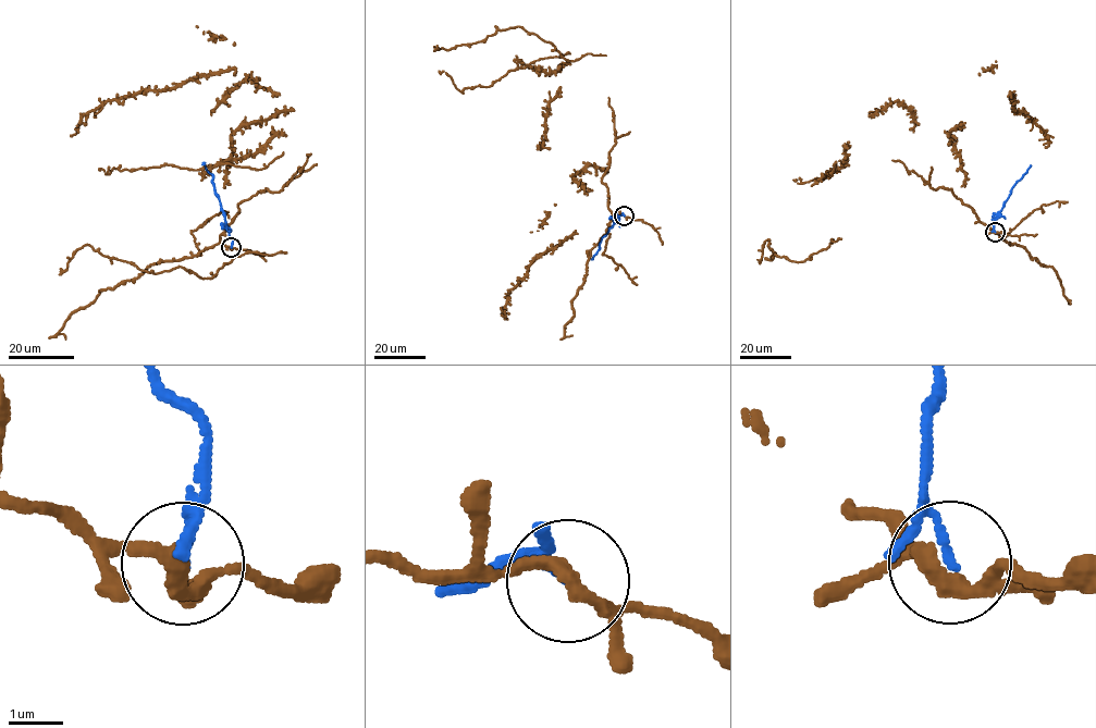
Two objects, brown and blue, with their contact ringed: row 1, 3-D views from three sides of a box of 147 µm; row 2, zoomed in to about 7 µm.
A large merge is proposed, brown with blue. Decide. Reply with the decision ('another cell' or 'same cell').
another cell

